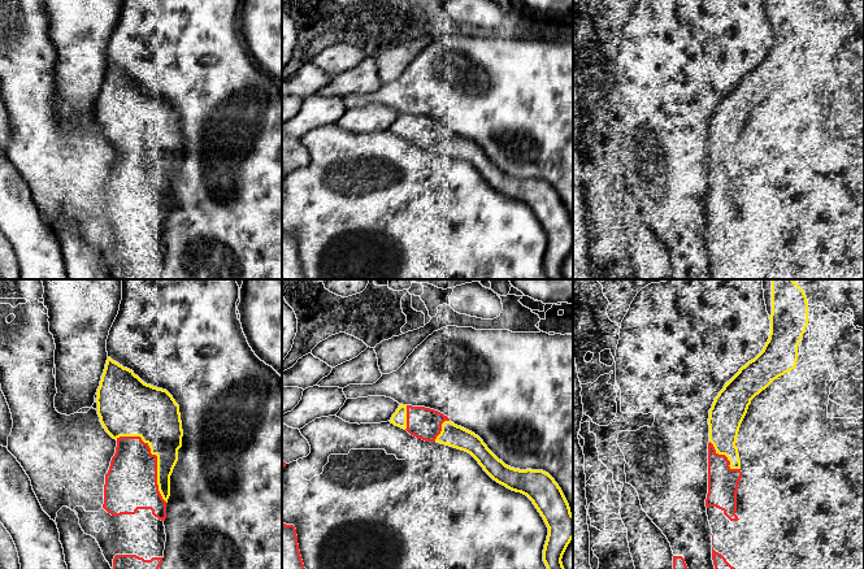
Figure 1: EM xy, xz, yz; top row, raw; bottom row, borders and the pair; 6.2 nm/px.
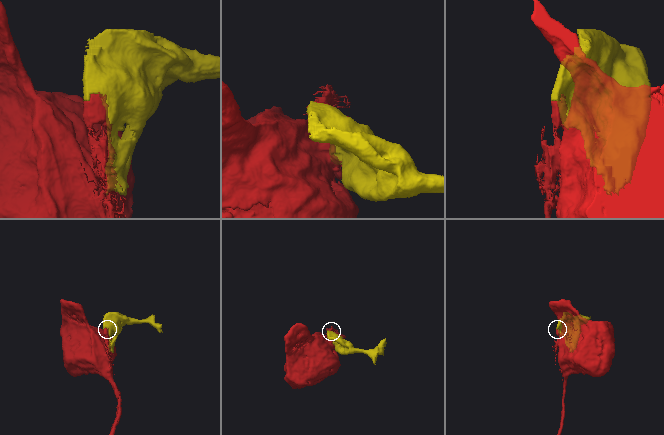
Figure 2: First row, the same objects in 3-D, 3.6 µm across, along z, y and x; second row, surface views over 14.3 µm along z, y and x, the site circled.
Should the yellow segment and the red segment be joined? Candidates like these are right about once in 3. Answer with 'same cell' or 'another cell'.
another cell

